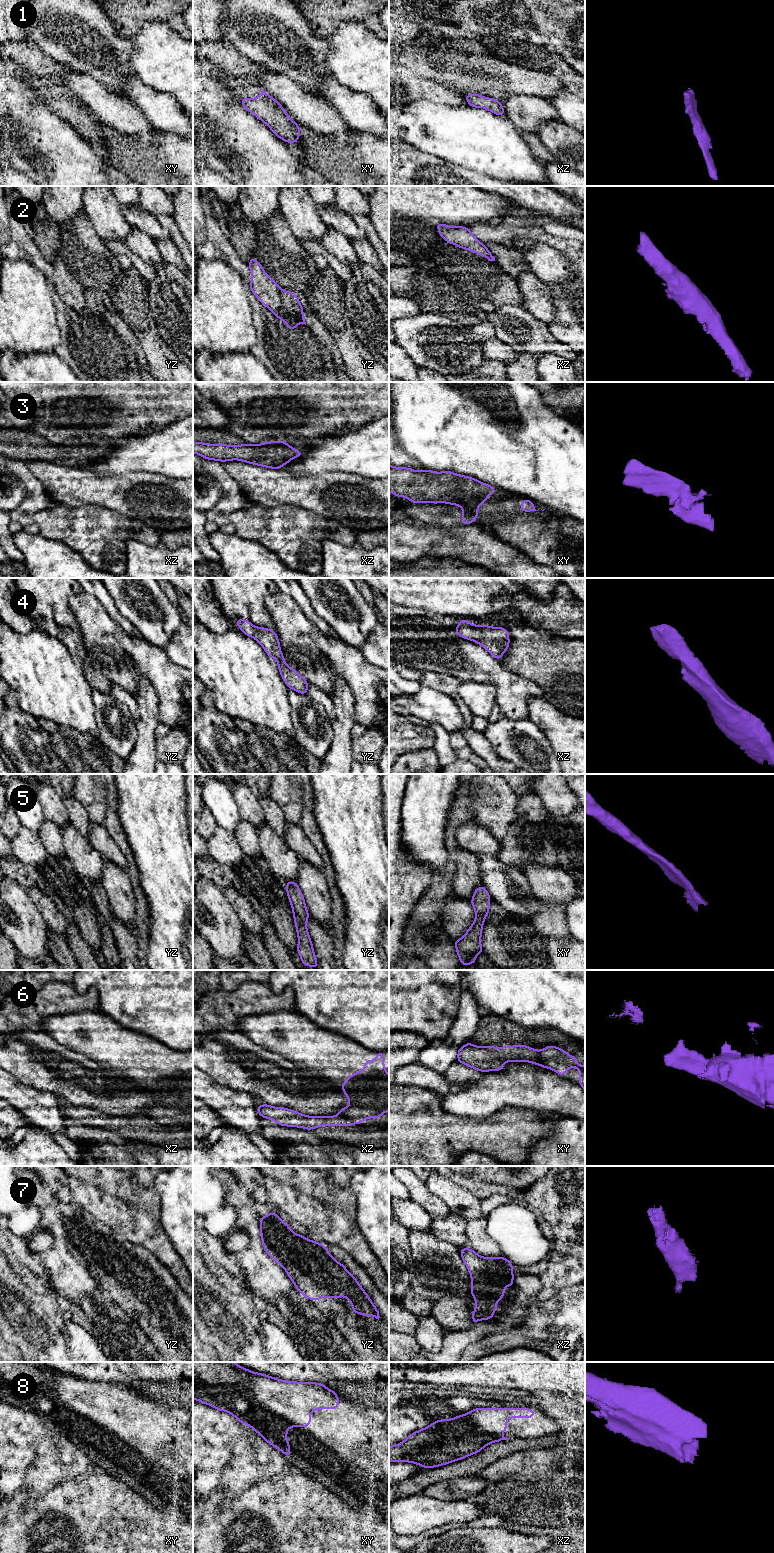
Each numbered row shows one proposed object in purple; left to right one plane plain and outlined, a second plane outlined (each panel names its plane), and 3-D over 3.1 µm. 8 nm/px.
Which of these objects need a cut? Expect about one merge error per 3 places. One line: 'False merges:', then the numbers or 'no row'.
False merges: 6, 8

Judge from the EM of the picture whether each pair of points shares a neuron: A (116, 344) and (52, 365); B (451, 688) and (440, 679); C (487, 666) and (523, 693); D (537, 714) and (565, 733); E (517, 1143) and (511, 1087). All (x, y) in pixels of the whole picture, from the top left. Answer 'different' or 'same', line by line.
A: different
B: same
C: same
D: same
E: different

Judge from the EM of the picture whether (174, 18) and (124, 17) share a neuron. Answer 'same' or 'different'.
same

